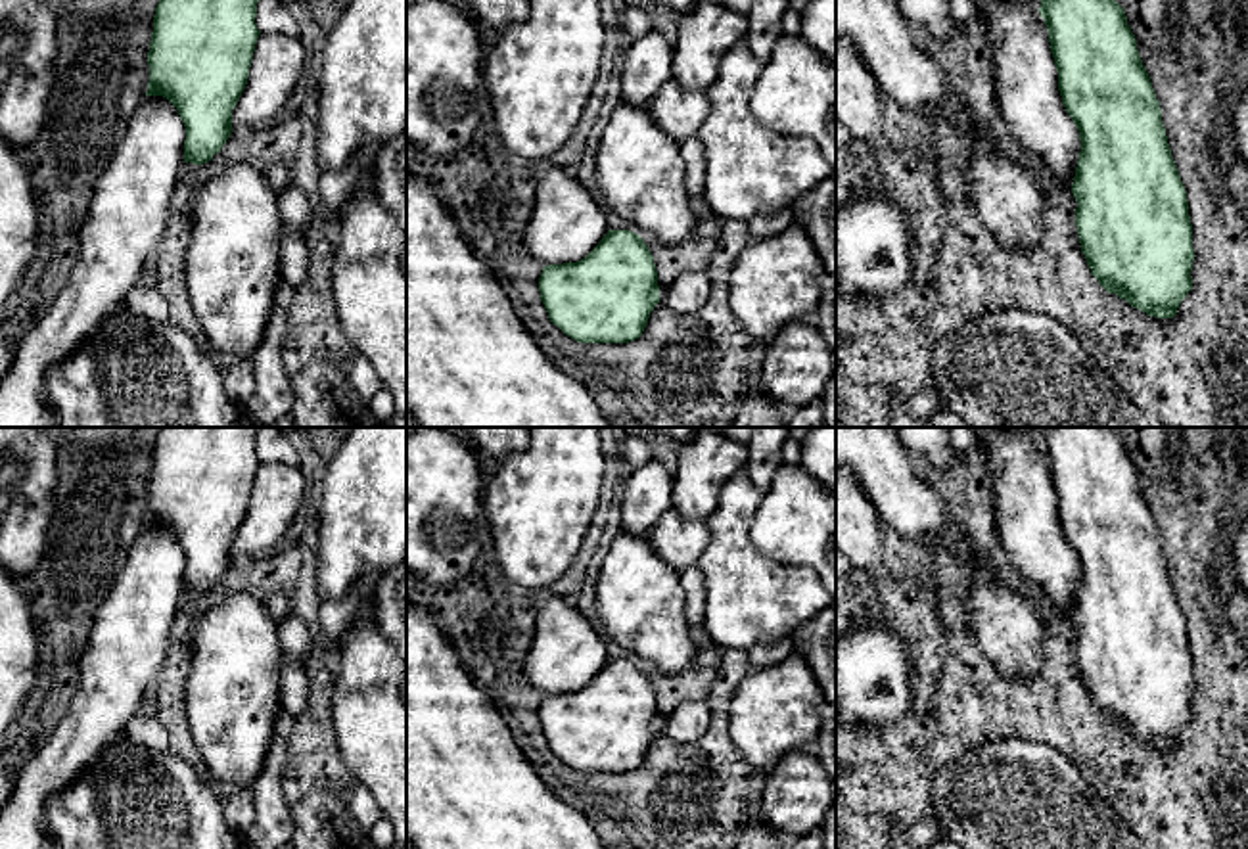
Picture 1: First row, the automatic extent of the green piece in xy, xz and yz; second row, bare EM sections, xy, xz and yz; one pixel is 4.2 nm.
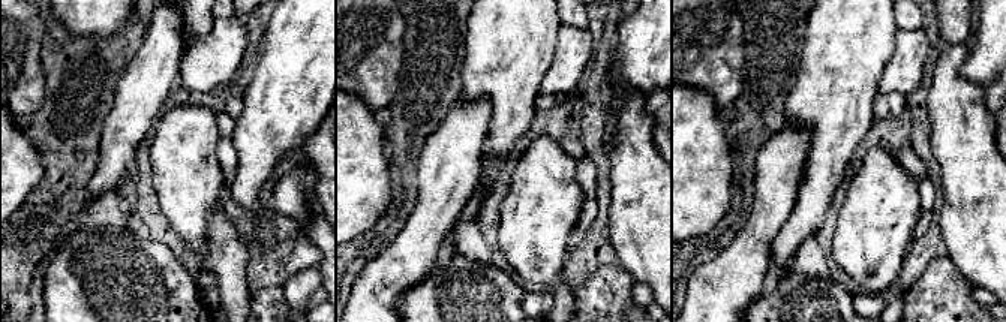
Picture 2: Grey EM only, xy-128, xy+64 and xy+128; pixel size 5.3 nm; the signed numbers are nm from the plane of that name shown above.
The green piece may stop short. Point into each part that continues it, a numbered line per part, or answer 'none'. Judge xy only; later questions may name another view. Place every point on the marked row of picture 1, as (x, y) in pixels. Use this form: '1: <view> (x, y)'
1: xy (131, 202)

